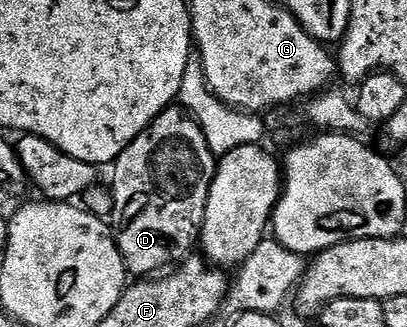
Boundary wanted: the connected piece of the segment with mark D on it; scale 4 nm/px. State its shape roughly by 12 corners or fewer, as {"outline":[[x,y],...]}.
{"outline":[[182,108],[113,164],[128,275],[196,249],[217,156]]}

